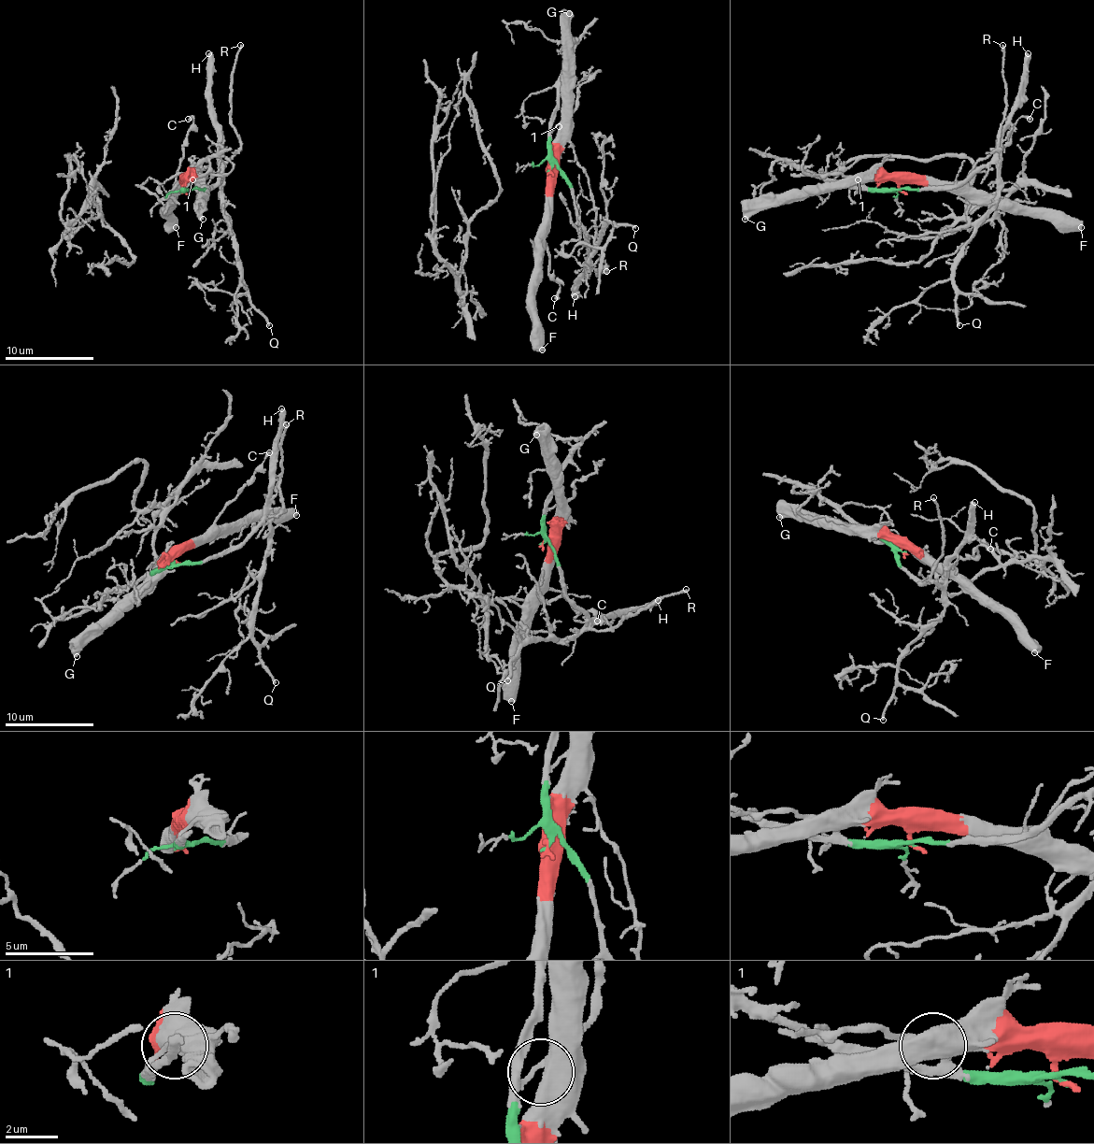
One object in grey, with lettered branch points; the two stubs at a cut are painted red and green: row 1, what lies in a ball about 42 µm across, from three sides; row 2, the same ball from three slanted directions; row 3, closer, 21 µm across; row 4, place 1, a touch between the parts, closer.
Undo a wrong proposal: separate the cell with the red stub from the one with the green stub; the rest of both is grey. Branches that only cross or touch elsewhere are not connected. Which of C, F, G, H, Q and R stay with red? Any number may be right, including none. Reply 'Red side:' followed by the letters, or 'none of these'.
Red side: C, F, G

